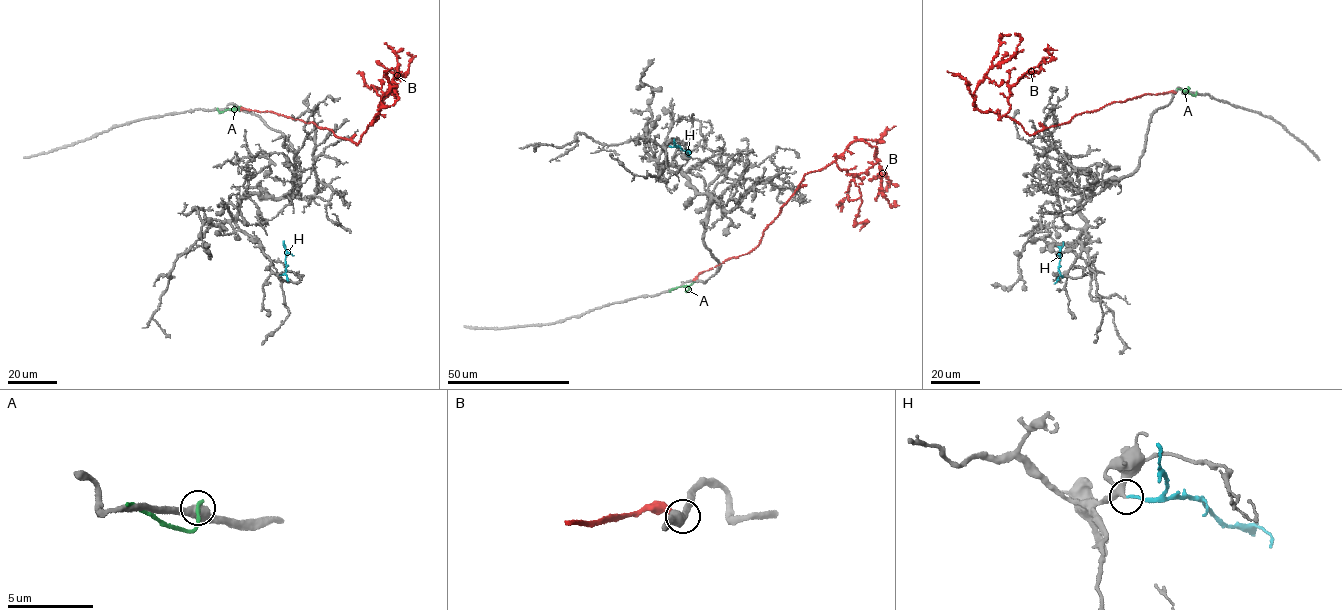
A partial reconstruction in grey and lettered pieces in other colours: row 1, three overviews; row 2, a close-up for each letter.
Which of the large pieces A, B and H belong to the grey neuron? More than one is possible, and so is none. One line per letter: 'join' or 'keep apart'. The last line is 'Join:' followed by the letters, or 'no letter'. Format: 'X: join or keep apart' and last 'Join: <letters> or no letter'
A: keep apart
B: keep apart
H: join
Join: H

